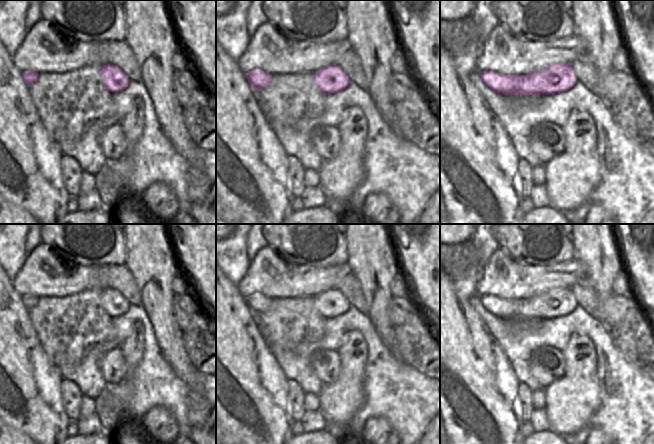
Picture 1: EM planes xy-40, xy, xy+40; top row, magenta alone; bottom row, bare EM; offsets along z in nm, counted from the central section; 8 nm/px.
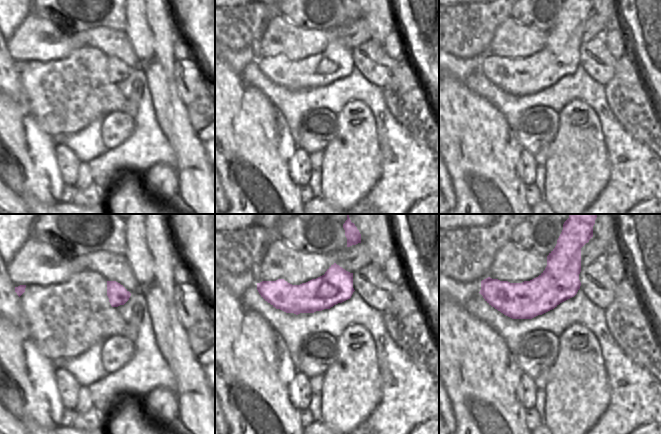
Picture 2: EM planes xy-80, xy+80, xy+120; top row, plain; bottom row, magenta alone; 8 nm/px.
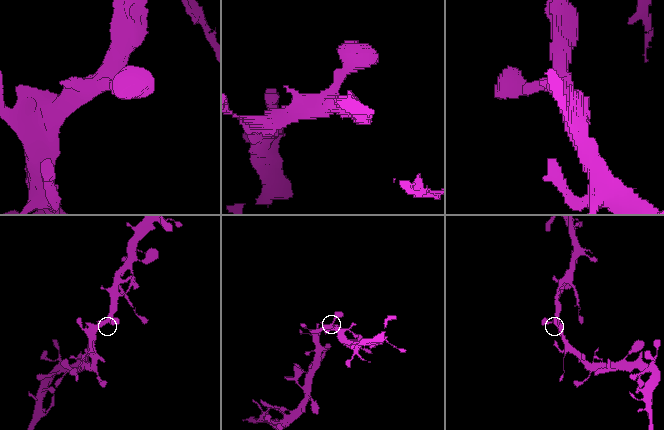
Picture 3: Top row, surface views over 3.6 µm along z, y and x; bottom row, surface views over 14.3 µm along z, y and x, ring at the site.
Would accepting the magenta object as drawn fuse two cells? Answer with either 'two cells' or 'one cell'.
one cell

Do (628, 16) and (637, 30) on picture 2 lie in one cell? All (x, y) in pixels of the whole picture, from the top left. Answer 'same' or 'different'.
same

